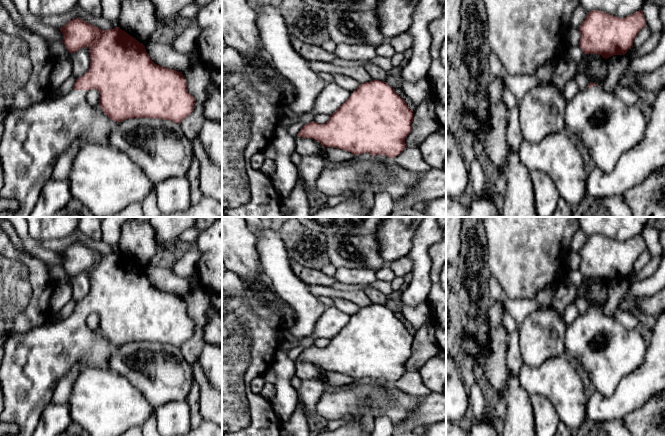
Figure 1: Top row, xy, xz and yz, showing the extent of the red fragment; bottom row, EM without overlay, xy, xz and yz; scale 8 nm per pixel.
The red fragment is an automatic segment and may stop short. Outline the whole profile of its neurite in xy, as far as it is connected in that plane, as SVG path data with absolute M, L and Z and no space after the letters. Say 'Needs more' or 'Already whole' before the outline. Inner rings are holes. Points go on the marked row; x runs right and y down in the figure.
Needs more. M76 18L69 20L60 31L64 35L62 43L69 53L75 53L84 47L90 49L90 67L76 80L73 89L66 95L55 99L47 98L26 109L6 111L0 143L0 159L4 174L4 186L0 197L13 198L19 202L18 211L11 217L30 216L43 186L51 178L58 157L75 140L79 140L81 145L88 143L109 145L110 133L119 122L126 119L153 118L181 123L194 109L195 100L188 92L182 72L155 64L147 54L145 46L119 27L102 30ZM91 89L99 92L99 103L94 106L86 100L86 95Z

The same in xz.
Needs more. M371 80L351 93L343 103L324 123L310 122L305 124L298 135L302 138L312 138L320 142L323 147L339 148L354 155L369 153L373 157L385 155L386 161L369 160L357 161L350 166L343 166L341 162L330 162L331 165L323 168L315 186L327 197L332 195L352 195L370 189L373 194L386 191L395 204L415 185L421 178L421 172L411 172L394 163L392 158L398 156L407 147L405 139L411 131L413 110L384 81Z

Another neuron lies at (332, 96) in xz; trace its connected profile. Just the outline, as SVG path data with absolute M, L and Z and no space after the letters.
M335 81L327 85L318 94L310 115L332 115L351 96L351 92L342 88Z

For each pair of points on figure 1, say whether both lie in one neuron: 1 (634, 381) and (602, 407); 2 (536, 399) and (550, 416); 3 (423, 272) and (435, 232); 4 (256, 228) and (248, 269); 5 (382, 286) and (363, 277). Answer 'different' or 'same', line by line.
1: same
2: same
3: same
4: different
5: different

